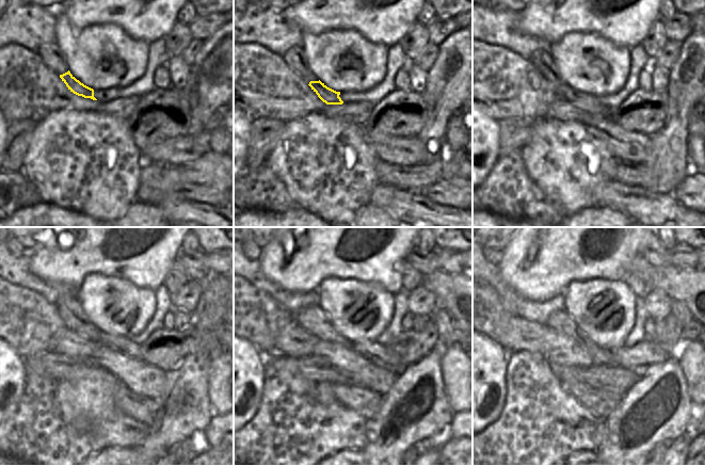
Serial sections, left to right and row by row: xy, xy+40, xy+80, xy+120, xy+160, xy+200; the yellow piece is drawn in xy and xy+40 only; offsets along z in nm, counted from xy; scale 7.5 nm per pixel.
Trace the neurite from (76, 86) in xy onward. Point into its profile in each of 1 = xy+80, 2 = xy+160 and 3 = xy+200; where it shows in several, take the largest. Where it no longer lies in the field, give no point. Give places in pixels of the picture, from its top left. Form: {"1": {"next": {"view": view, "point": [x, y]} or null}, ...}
{"1": {"next": {"view": "xy+80", "point": [579, 99]}}, "2": {"next": {"view": "xy+160", "point": [381, 355]}}, "3": {"next": {"view": "xy+200", "point": [638, 359]}}}

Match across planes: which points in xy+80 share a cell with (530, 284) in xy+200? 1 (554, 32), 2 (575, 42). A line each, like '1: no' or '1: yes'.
1: yes
2: no

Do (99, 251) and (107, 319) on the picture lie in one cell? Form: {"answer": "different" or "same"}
{"answer": "different"}

